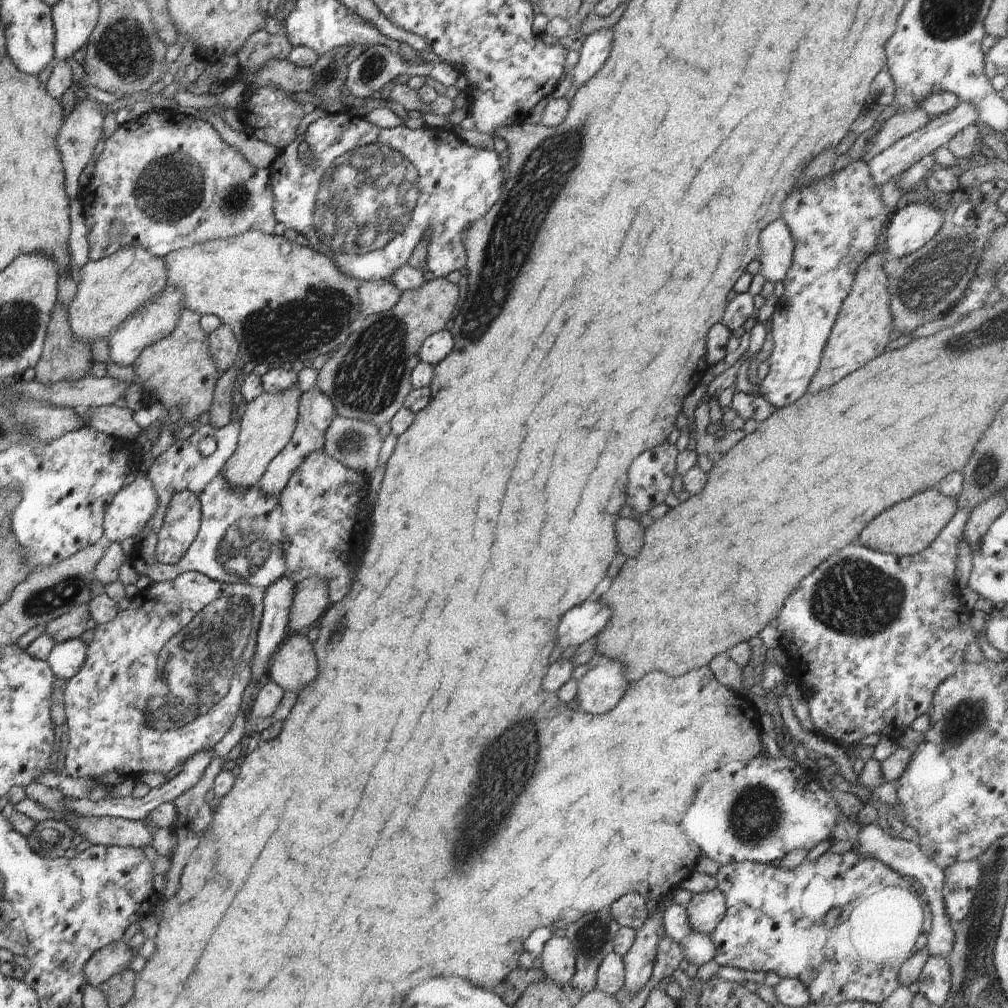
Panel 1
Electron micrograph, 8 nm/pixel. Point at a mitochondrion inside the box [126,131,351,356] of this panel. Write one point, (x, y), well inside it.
(167, 190)

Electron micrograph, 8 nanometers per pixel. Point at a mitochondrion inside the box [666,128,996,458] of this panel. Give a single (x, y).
(927, 283)

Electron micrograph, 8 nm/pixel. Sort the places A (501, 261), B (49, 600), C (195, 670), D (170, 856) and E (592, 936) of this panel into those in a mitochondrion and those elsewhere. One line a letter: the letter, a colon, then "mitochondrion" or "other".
A: mitochondrion
B: mitochondrion
C: mitochondrion
D: other
E: mitochondrion

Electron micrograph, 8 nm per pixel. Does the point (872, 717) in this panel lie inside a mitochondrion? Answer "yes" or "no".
no

